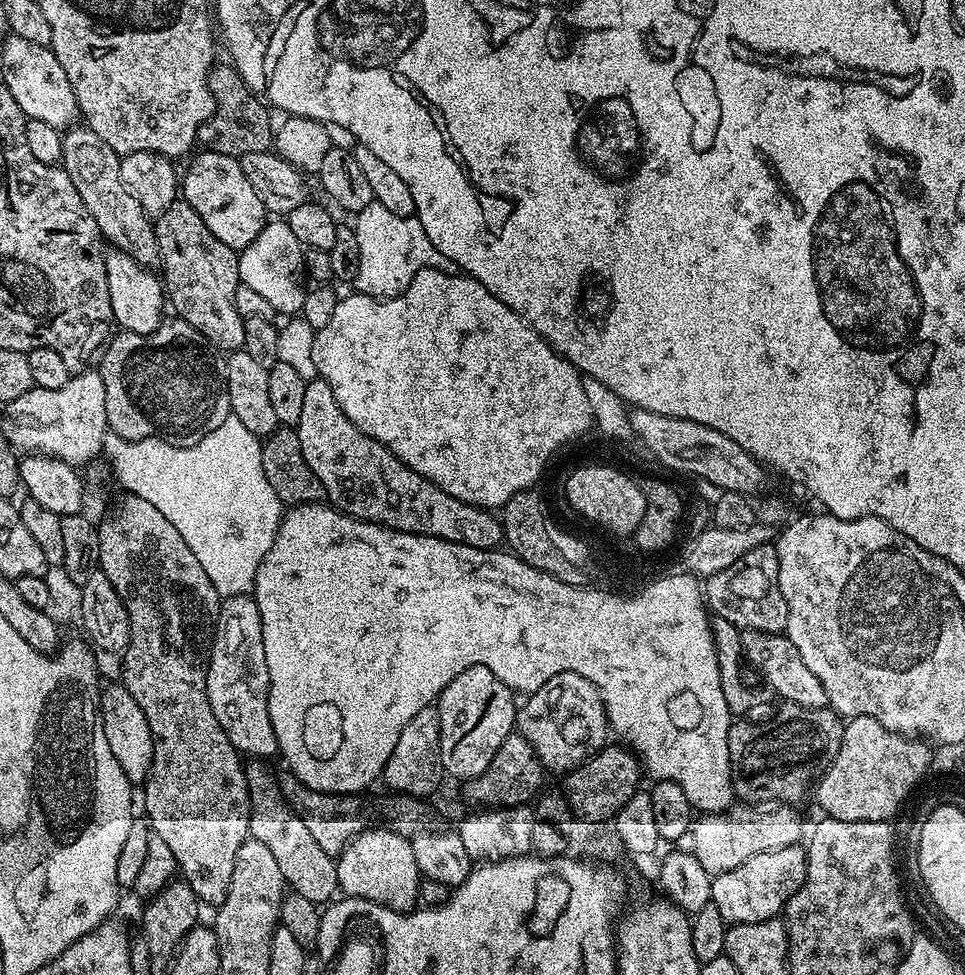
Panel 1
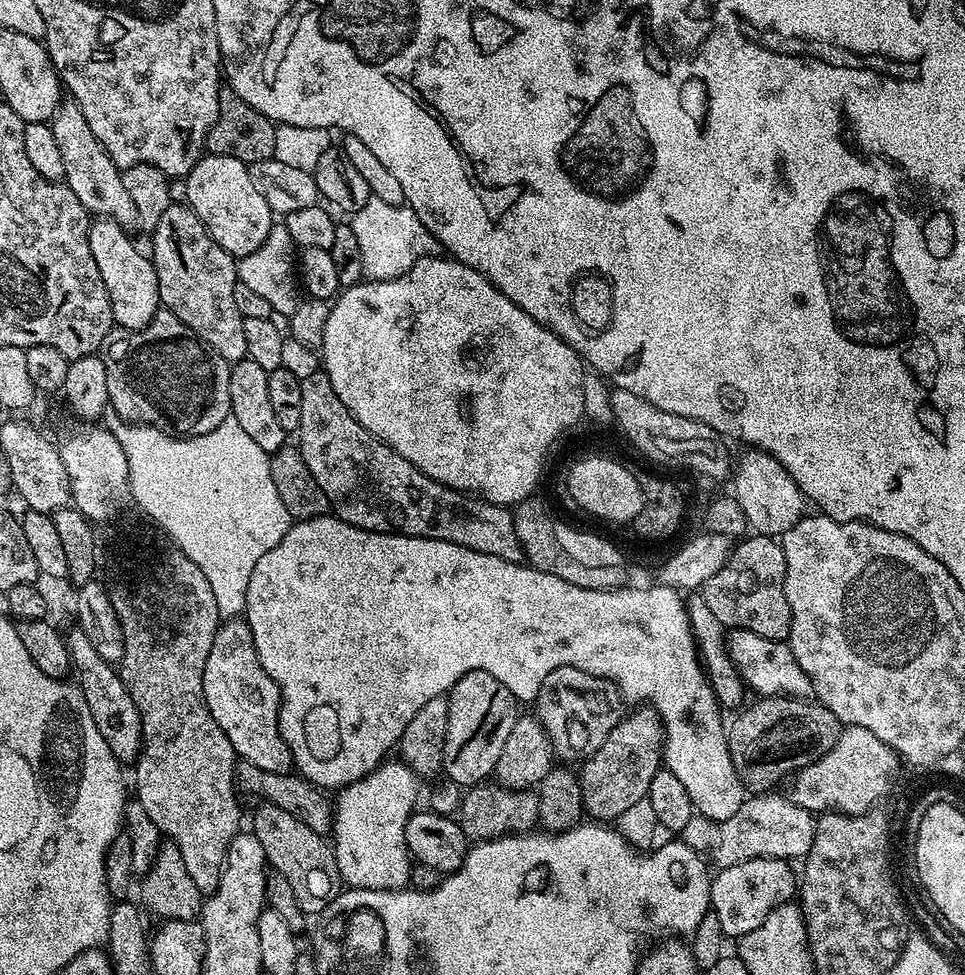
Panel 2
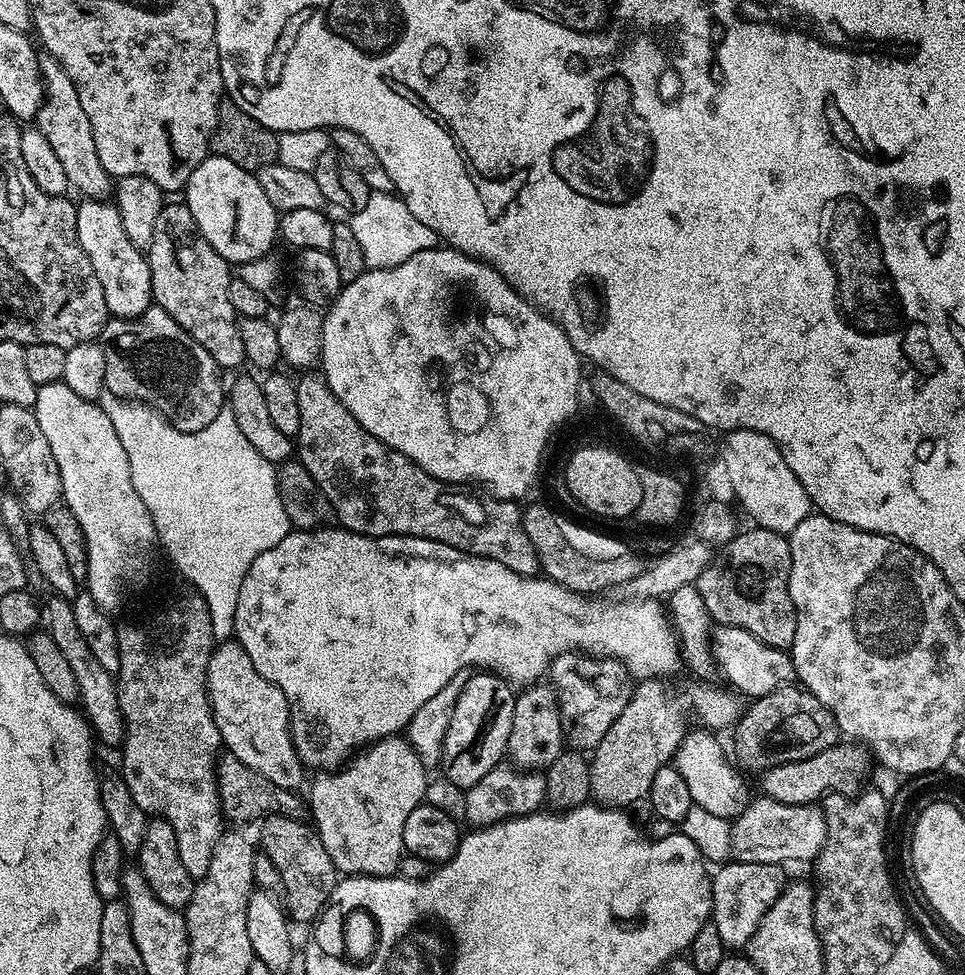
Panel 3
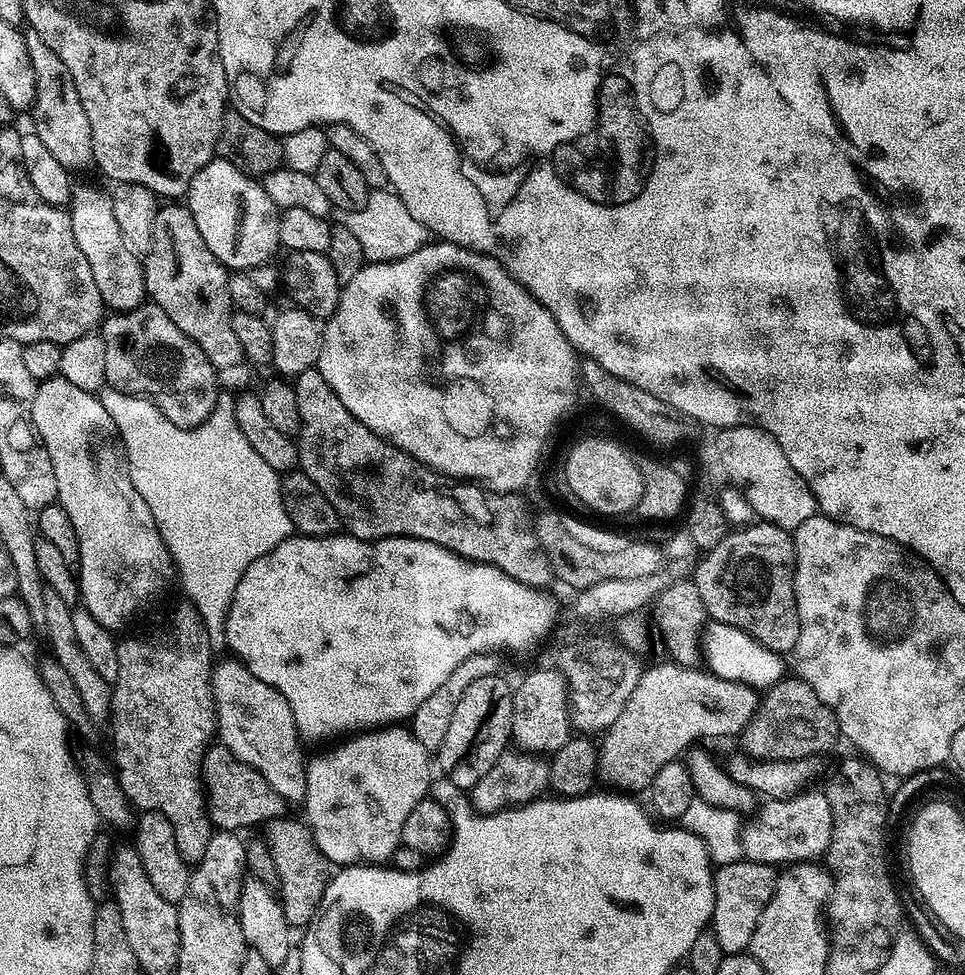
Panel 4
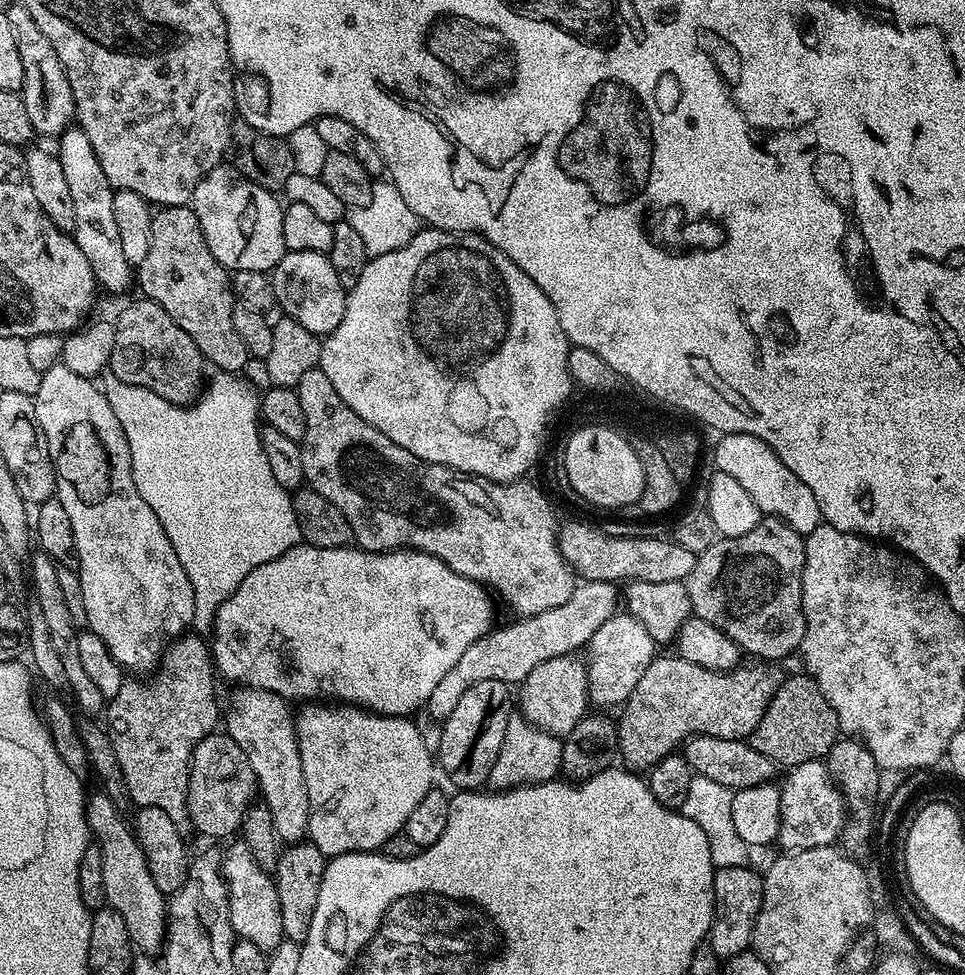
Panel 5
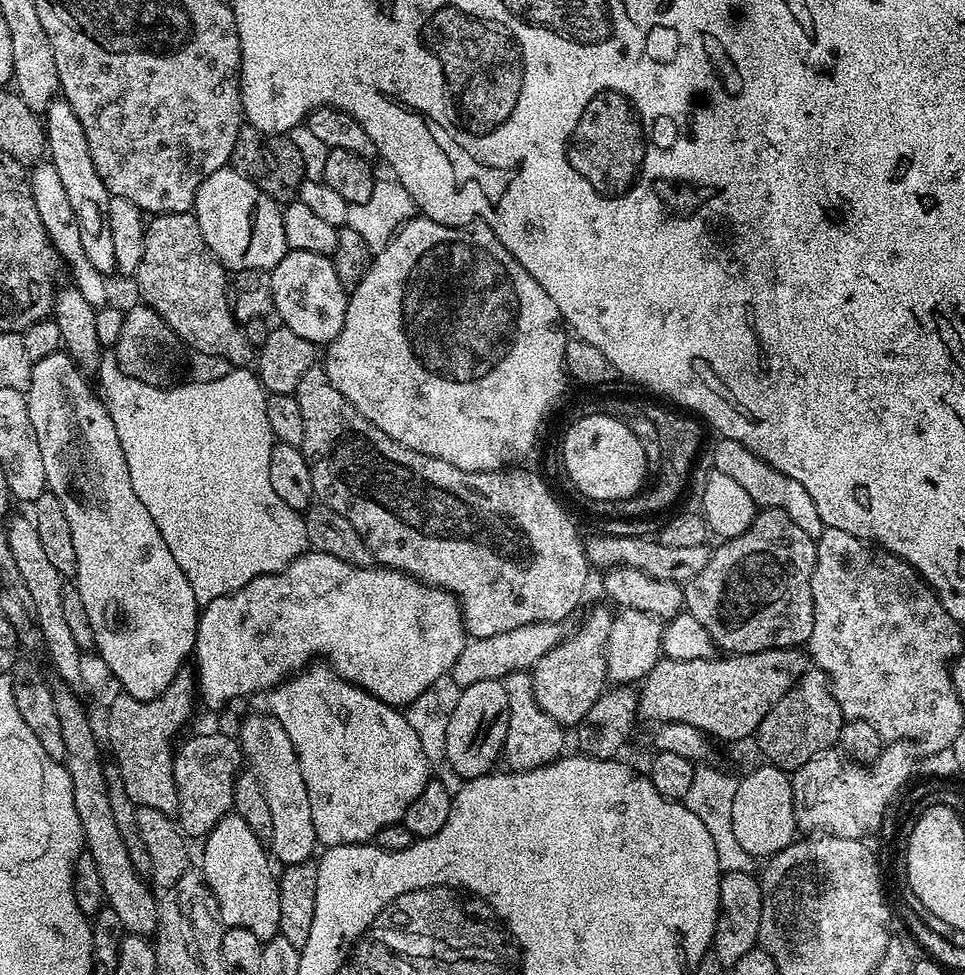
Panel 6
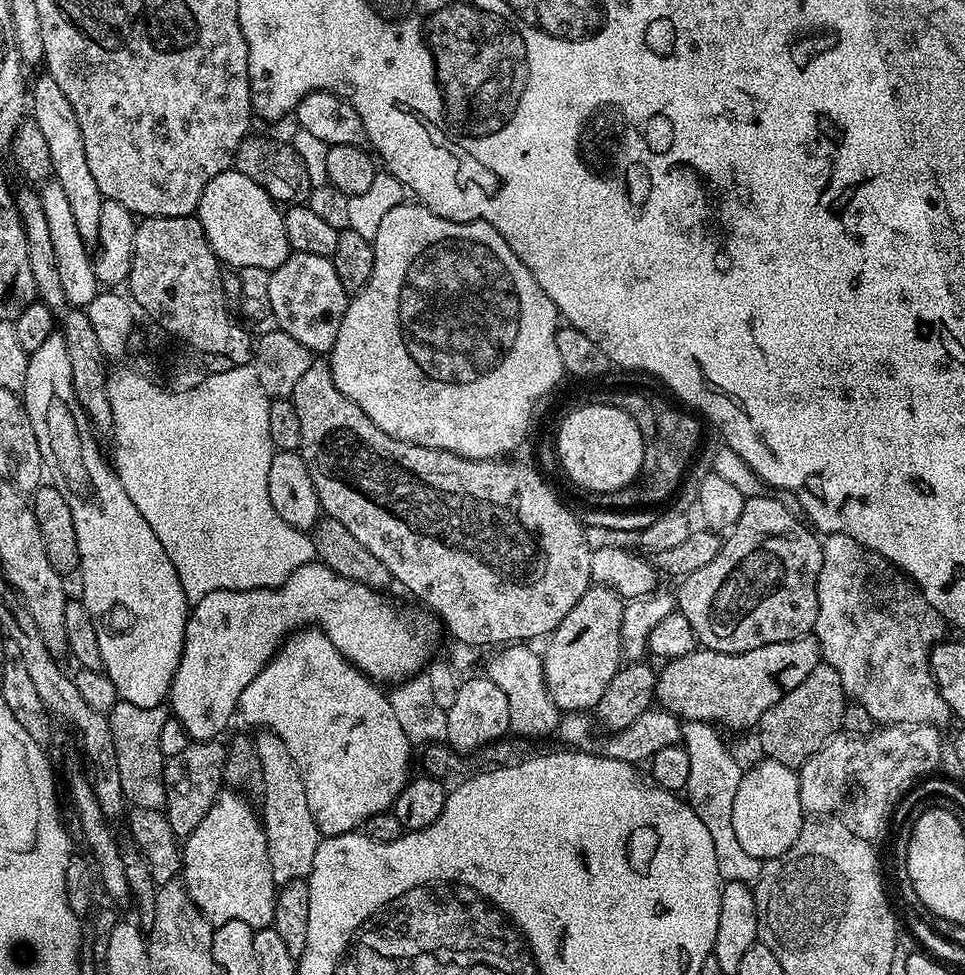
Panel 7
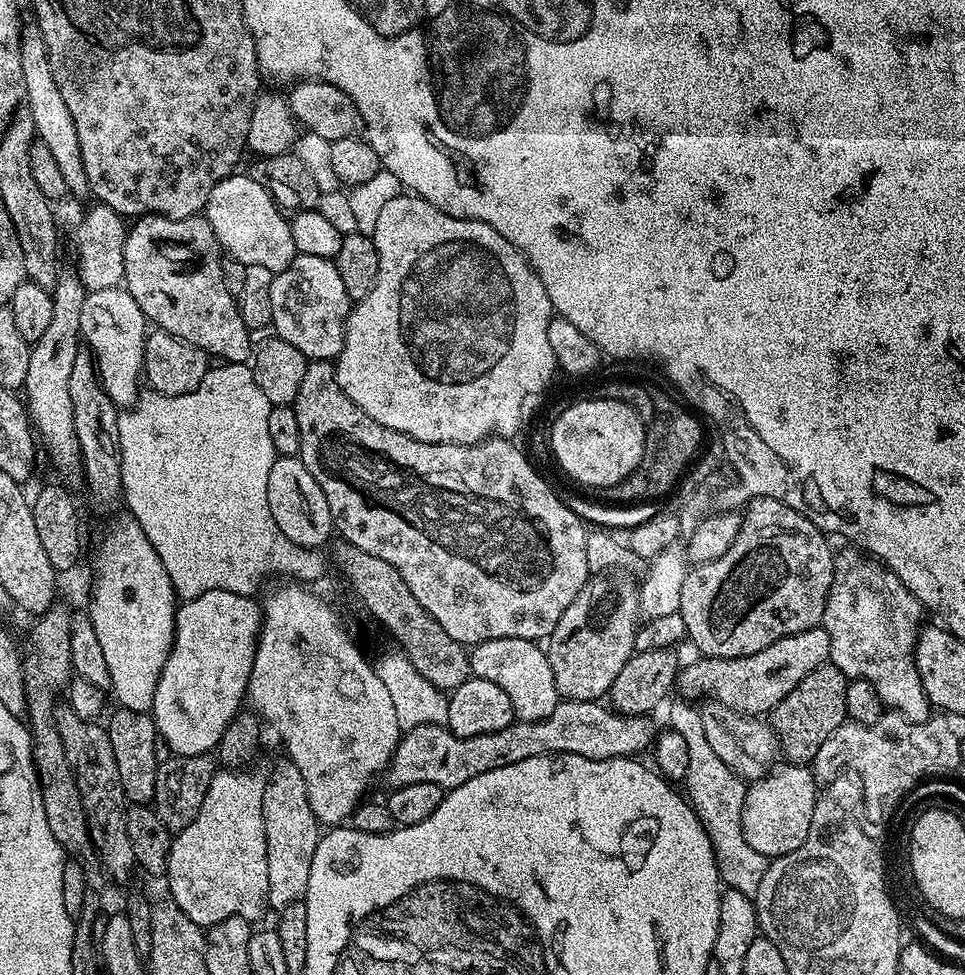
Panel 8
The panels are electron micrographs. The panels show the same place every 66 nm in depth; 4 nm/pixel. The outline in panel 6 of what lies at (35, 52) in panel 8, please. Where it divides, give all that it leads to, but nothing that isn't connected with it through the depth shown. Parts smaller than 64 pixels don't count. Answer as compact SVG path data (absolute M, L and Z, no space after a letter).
M63 98L53 100L48 111L43 113L42 123L44 134L48 137L46 156L54 166L54 170L58 170L66 195L70 197L70 206L74 206L74 214L78 218L78 231L82 233L82 250L86 250L86 258L90 258L94 270L105 274L115 273L114 242L110 239L108 225L109 194L102 178L98 178L98 170L94 170L94 158L90 158L86 130L82 130L78 114L70 110L70 106Z

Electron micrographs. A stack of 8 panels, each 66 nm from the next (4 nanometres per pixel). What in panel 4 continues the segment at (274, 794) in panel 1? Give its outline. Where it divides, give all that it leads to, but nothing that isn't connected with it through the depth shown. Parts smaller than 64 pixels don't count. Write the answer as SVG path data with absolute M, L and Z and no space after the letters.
M300 818L288 819L267 821L266 839L270 854L274 854L274 867L278 870L278 895L282 910L286 914L286 922L293 929L300 930L311 922L316 911L320 909L322 894L330 879L330 865L322 850L318 850L307 823Z

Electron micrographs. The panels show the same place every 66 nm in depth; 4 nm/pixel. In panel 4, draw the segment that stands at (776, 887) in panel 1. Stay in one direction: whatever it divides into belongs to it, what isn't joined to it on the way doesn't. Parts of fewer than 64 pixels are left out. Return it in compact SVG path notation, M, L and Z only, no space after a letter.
M745 859L715 869L712 877L714 910L710 931L714 938L718 938L718 946L722 946L725 954L745 951L751 945L754 926L766 902L770 902L777 875L777 869L773 865Z

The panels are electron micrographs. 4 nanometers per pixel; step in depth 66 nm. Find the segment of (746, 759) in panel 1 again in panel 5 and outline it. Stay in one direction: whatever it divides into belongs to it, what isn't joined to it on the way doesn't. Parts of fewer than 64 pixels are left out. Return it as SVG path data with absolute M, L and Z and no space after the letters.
M807 674L799 675L789 675L781 682L770 706L766 706L766 714L762 714L762 722L758 722L758 726L752 731L750 737L752 747L757 748L762 754L766 754L766 758L773 760L776 765L784 767L785 764L785 769L788 770L798 767L802 762L824 760L834 746L834 742L841 739L842 736L838 714L834 714L834 706L830 706L830 702L826 702L822 690L818 690L818 682L814 682Z

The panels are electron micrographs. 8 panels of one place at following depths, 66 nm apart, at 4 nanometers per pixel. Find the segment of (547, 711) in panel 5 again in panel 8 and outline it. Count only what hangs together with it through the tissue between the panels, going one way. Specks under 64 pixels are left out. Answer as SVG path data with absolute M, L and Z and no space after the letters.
M605 570L589 575L582 590L578 590L578 598L574 598L574 602L566 606L566 614L558 618L552 635L546 640L550 670L554 670L554 682L563 699L600 700L611 693L614 678L618 678L622 666L626 666L626 662L634 654L640 617L640 589L637 581L629 573Z

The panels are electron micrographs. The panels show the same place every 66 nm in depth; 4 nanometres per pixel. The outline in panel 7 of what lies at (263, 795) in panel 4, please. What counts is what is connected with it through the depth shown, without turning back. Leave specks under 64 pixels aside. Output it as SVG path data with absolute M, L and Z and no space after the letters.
M219 739L201 740L185 743L181 752L167 757L164 765L164 789L166 802L162 809L165 818L170 822L177 838L188 836L202 822L202 818L222 791L224 784L224 763L228 749Z

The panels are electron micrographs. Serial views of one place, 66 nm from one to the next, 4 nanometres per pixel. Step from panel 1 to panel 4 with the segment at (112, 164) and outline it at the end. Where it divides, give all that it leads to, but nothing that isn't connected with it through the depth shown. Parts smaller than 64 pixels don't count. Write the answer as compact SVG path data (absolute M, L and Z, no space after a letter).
M33 28L23 29L26 42L26 54L30 54L30 66L34 66L34 90L36 97L30 109L31 127L42 143L50 149L50 154L62 162L69 170L76 169L78 164L92 160L92 135L90 121L86 119L86 110L82 110L82 98L78 98L78 86L74 86L74 78L70 78L70 70L66 70L66 62L38 38Z

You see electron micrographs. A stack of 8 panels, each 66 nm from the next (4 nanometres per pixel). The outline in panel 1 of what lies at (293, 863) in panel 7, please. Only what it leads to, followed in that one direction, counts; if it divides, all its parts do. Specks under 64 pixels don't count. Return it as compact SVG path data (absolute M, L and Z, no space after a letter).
M251 595L229 596L221 603L216 634L210 649L206 694L214 718L226 730L226 738L236 751L254 758L269 758L279 753L274 726L270 726L268 691L270 674L266 666L266 650L262 646L262 616Z

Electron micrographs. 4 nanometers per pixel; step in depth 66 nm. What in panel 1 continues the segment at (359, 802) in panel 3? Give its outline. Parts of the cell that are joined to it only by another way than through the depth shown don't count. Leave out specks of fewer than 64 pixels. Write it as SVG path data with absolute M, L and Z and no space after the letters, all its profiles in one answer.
M381 826L377 832L357 831L336 860L336 869L339 891L344 896L357 896L363 900L378 902L395 912L407 912L417 907L422 877L418 862L414 862L411 839L400 836L387 826Z

